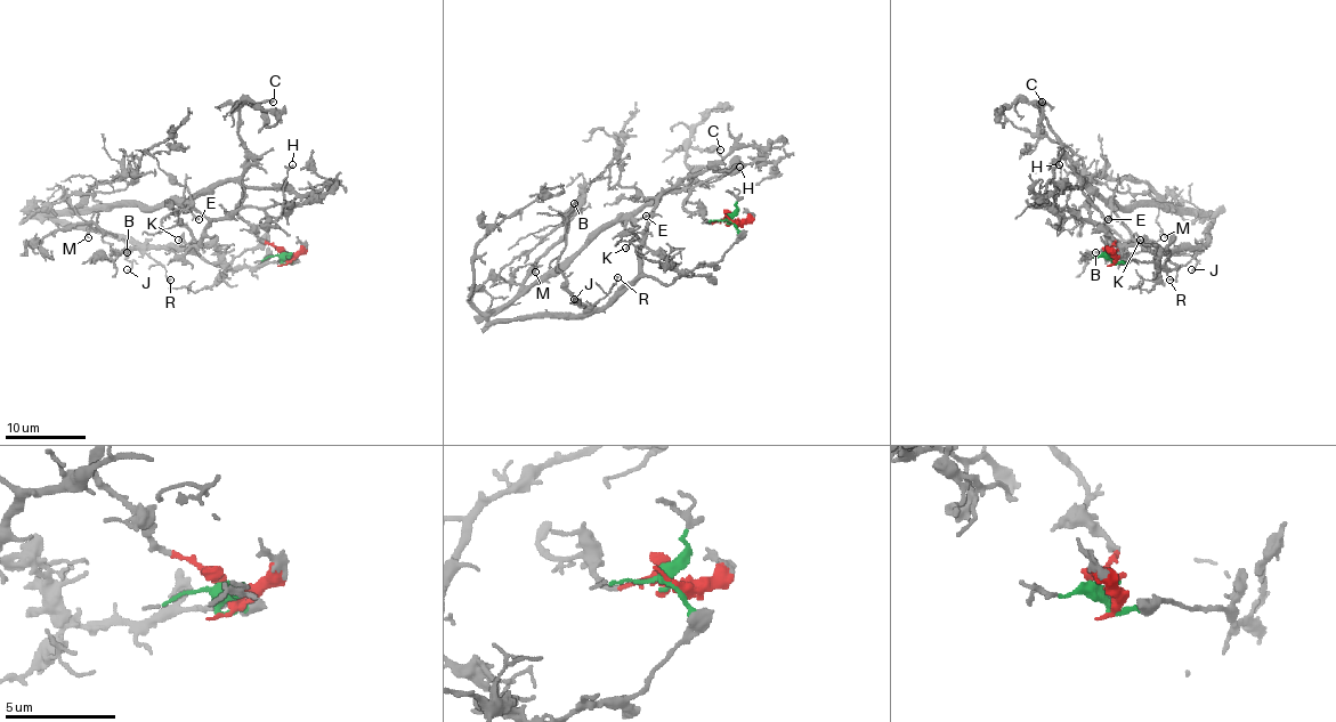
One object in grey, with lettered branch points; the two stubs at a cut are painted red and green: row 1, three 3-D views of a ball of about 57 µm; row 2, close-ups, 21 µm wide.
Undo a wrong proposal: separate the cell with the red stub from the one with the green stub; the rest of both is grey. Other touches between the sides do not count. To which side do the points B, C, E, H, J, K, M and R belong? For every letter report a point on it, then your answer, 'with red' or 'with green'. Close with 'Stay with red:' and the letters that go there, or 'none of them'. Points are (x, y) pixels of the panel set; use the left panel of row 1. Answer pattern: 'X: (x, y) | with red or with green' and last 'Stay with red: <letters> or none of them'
B: (127, 252) | with green
C: (273, 102) | with red
E: (199, 219) | with red
H: (292, 164) | with red
J: (127, 269) | with green
K: (178, 240) | with green
M: (88, 237) | with red
R: (170, 280) | with green
Stay with red: C, E, H, M

